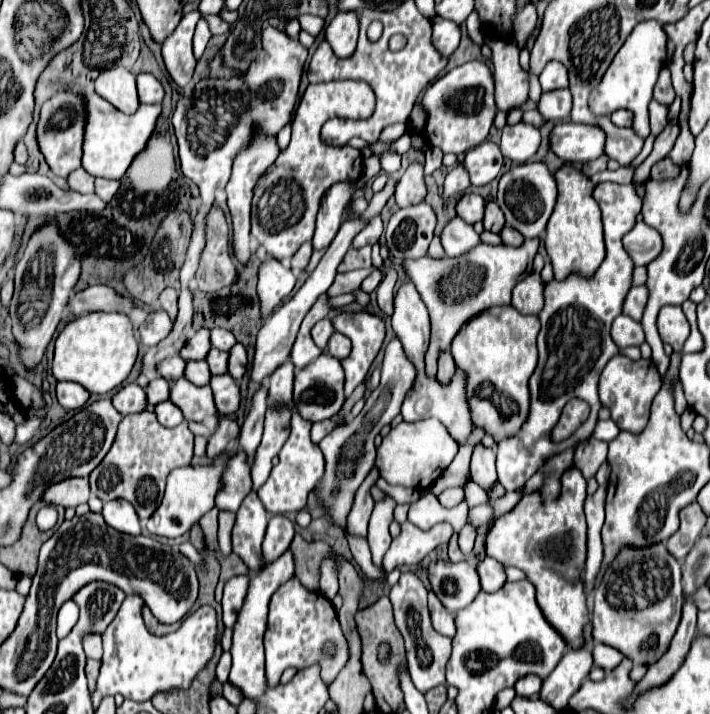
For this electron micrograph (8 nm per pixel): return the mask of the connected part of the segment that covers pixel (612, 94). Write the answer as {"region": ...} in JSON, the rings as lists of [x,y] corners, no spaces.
{"region":[[[644,21],[634,27],[628,35],[626,43],[616,53],[612,65],[606,71],[606,77],[600,85],[590,93],[590,109],[596,115],[610,115],[614,109],[628,109],[636,117],[636,133],[650,135],[650,121],[648,121],[648,103],[652,99],[652,89],[656,85],[660,69],[666,65],[666,33],[662,23],[658,21]]]}

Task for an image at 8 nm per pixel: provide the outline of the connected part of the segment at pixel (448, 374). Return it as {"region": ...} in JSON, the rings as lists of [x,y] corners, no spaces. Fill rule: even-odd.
{"region":[[[446,351],[440,355],[440,361],[438,361],[438,379],[442,385],[448,385],[448,381],[452,381],[454,377],[454,371],[456,371],[456,365],[454,365],[454,359],[452,355]]]}

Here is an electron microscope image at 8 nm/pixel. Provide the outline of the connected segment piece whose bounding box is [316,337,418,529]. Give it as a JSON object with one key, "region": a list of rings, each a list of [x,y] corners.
{"region":[[[394,337],[386,345],[380,385],[366,399],[366,405],[364,405],[362,413],[358,417],[354,417],[348,425],[340,427],[340,429],[334,429],[332,433],[328,433],[320,441],[320,449],[322,449],[324,459],[326,459],[326,473],[324,473],[324,479],[322,479],[320,487],[316,489],[316,493],[318,493],[320,505],[330,511],[332,523],[338,525],[340,529],[344,529],[344,521],[346,521],[348,509],[352,507],[356,489],[362,485],[362,481],[366,479],[366,475],[374,467],[374,457],[376,457],[374,437],[380,433],[380,429],[384,425],[388,425],[400,413],[402,401],[404,401],[406,393],[410,391],[410,387],[414,385],[416,375],[418,375],[418,371],[412,365],[412,361],[406,357],[400,339]]]}

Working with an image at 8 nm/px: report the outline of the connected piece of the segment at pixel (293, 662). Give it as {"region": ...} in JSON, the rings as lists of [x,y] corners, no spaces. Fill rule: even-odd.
{"region":[[[296,577],[286,581],[270,599],[264,647],[266,647],[266,679],[268,685],[272,687],[278,685],[280,675],[286,667],[304,669],[314,663],[320,663],[322,677],[330,685],[336,679],[336,673],[344,667],[344,661],[348,661],[348,643],[342,635],[332,603],[324,599],[320,593],[308,591]],[[328,641],[334,645],[332,655],[326,655],[324,651],[324,645]]]}

